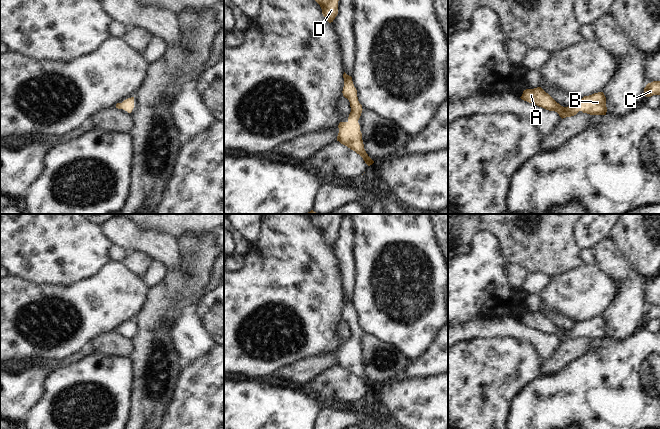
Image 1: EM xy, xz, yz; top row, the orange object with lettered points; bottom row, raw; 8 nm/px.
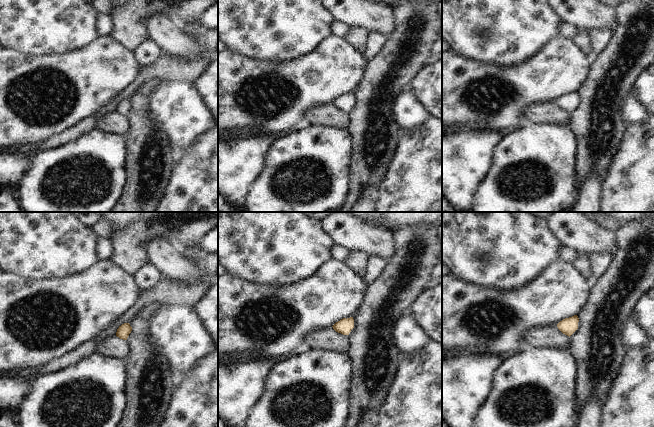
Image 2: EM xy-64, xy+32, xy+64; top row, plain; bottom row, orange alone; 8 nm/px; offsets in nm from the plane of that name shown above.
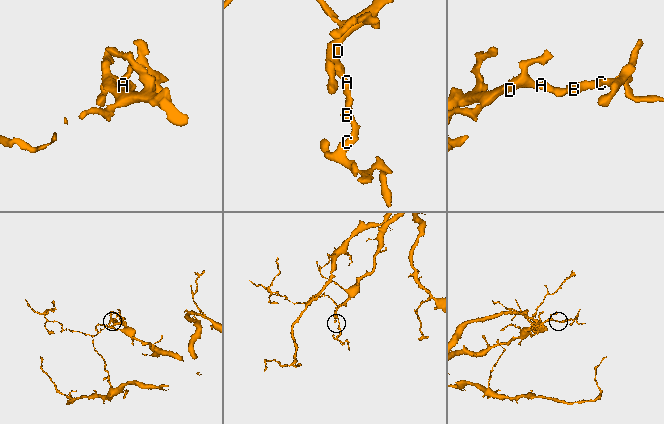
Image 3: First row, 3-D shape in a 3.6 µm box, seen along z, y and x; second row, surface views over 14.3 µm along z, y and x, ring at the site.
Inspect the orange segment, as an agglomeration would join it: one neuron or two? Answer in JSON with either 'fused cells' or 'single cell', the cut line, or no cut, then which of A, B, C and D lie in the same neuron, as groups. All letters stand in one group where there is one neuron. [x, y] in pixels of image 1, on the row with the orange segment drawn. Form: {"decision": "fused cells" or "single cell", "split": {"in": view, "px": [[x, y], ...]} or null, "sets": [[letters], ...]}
{"decision": "single cell", "split": null, "sets": [["A", "B", "C", "D"]]}

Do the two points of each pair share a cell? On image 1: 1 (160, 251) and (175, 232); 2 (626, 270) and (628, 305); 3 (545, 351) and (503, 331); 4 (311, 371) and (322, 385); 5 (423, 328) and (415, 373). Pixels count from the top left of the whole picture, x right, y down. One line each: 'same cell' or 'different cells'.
1: different cells
2: same cell
3: same cell
4: different cells
5: different cells

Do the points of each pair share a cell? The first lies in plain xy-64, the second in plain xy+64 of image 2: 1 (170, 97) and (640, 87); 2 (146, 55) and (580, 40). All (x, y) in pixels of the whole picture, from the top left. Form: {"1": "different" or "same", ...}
{"1": "different", "2": "different"}

